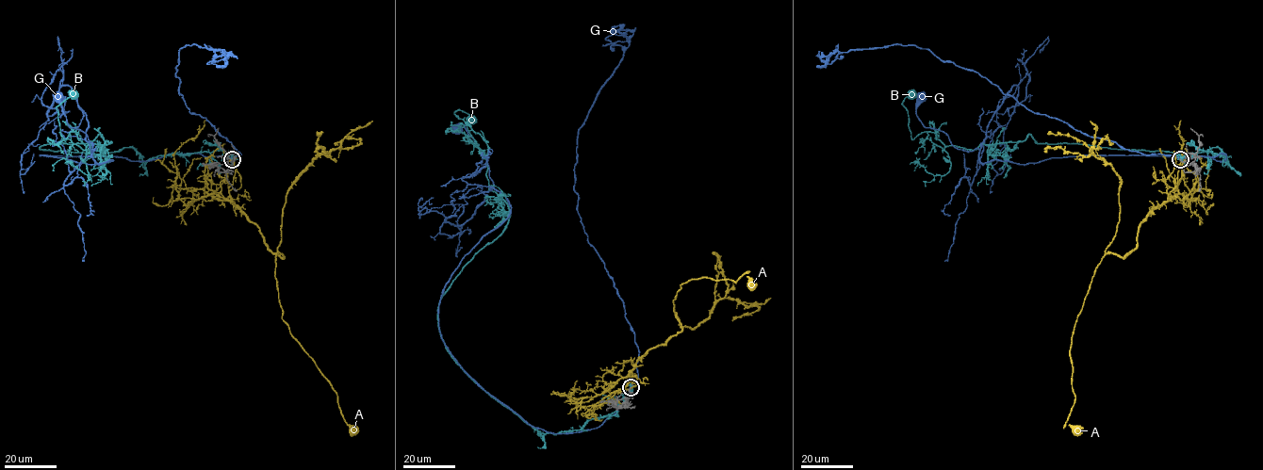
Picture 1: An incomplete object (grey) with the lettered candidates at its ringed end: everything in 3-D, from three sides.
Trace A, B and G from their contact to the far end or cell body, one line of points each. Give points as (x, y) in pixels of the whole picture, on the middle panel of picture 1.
A: (629, 388), (636, 363), (681, 331), (680, 284), (744, 273), (749, 283)
B: (631, 387), (613, 413), (542, 435), (446, 348), (439, 299), (510, 216), (454, 113), (471, 118)
G: (631, 387), (598, 428), (551, 433), (445, 344), (441, 292), (510, 205), (456, 130)

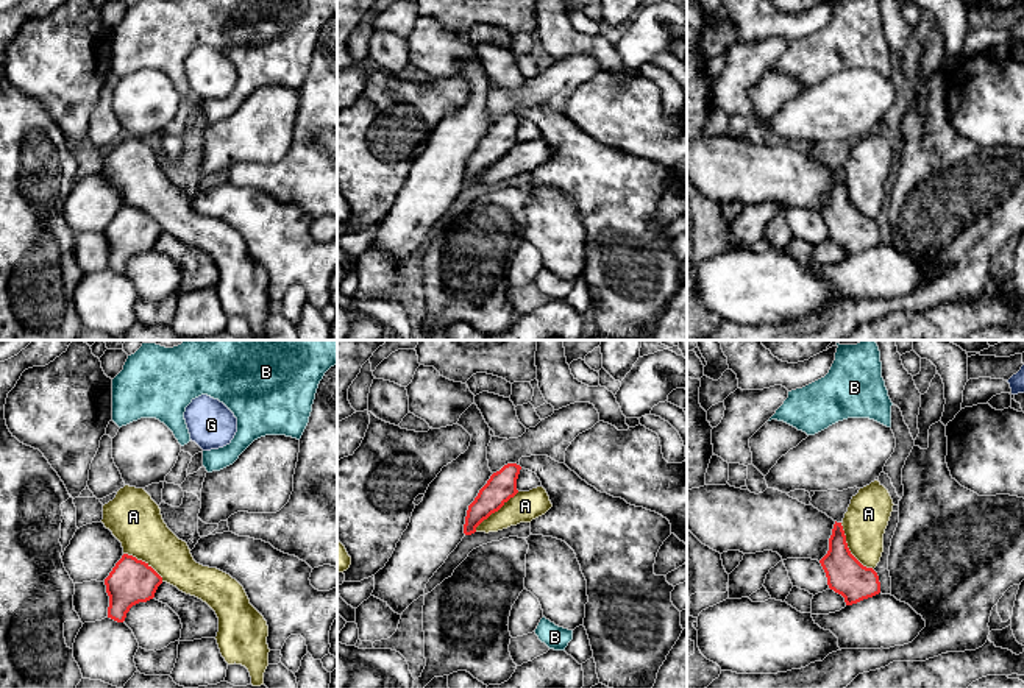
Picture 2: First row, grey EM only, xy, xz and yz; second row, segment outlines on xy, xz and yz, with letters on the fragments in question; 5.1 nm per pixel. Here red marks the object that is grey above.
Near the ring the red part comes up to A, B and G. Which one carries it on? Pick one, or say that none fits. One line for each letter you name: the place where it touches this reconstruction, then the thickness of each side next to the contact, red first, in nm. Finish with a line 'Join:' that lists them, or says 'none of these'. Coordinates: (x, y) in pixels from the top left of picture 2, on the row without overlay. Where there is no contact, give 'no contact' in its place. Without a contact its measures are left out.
Join: none of these

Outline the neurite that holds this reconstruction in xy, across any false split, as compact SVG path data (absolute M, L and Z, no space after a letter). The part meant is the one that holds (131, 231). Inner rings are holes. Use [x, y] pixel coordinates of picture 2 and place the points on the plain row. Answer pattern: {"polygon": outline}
{"polygon": "M123 204L105 229L108 268L123 273L133 256L155 248L161 234L162 228L148 214Z"}

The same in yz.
{"polygon": "M841 173L834 175L829 201L820 211L827 236L844 248L846 256L880 243L879 226L873 218L863 217L849 201Z"}

